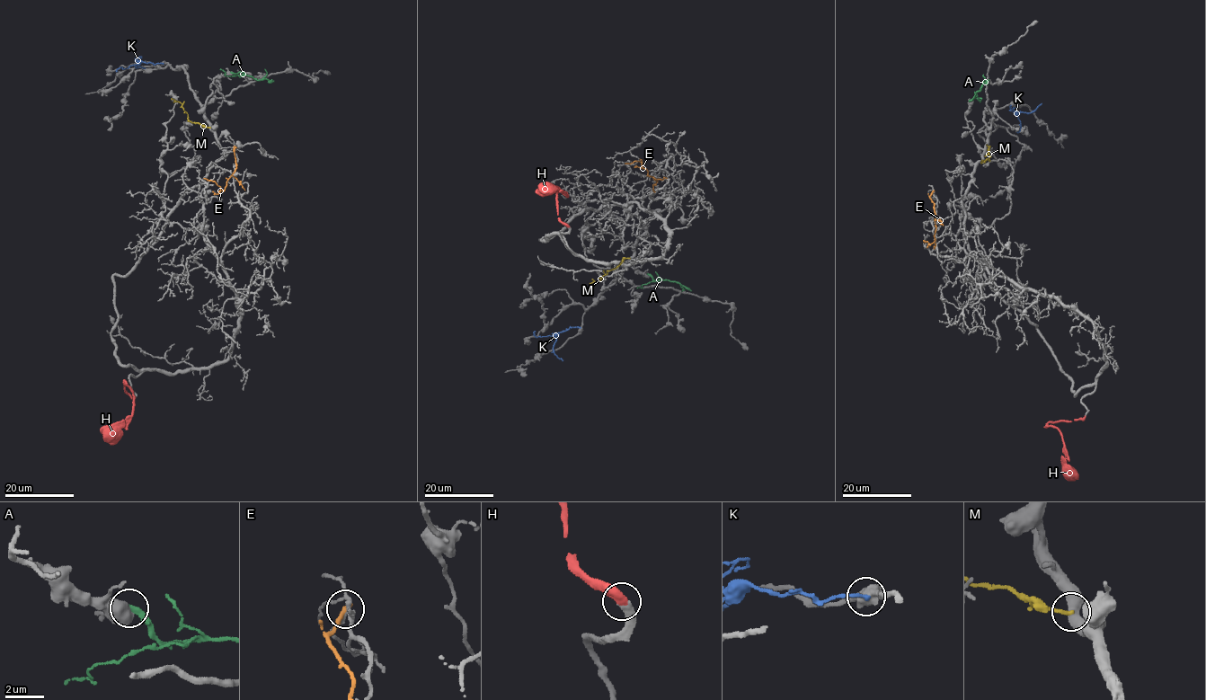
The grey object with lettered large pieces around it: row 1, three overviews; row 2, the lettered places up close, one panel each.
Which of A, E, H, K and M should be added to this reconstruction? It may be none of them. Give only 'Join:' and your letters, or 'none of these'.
Join: H

